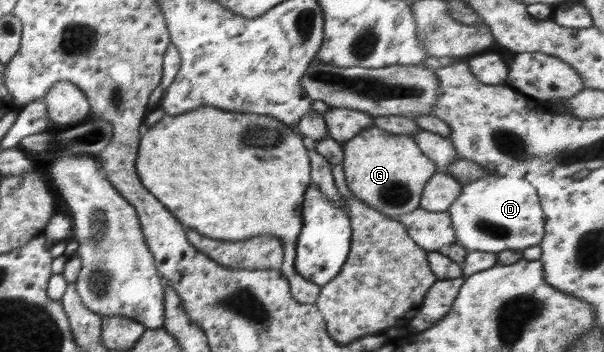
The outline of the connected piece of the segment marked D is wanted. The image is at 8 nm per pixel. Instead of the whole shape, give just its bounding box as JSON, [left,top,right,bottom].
[449,171,545,253]

